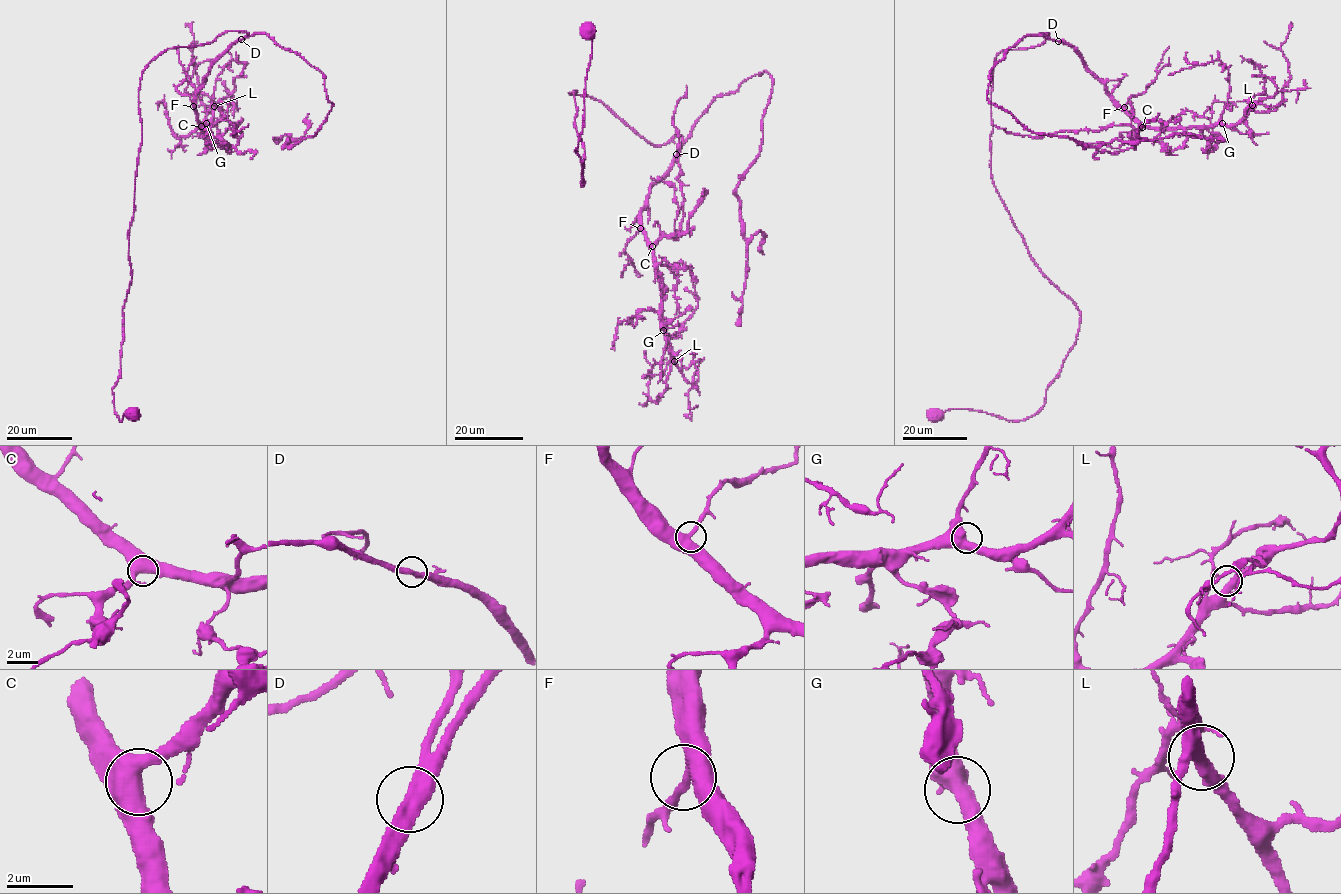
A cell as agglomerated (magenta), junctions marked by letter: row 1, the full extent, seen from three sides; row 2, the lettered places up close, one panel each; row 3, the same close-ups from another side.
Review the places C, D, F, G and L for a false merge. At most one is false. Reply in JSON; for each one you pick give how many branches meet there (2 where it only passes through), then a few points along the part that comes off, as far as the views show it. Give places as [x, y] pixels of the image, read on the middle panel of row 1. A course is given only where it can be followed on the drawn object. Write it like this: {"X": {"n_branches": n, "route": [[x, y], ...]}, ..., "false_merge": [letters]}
{"false_merge": []}

